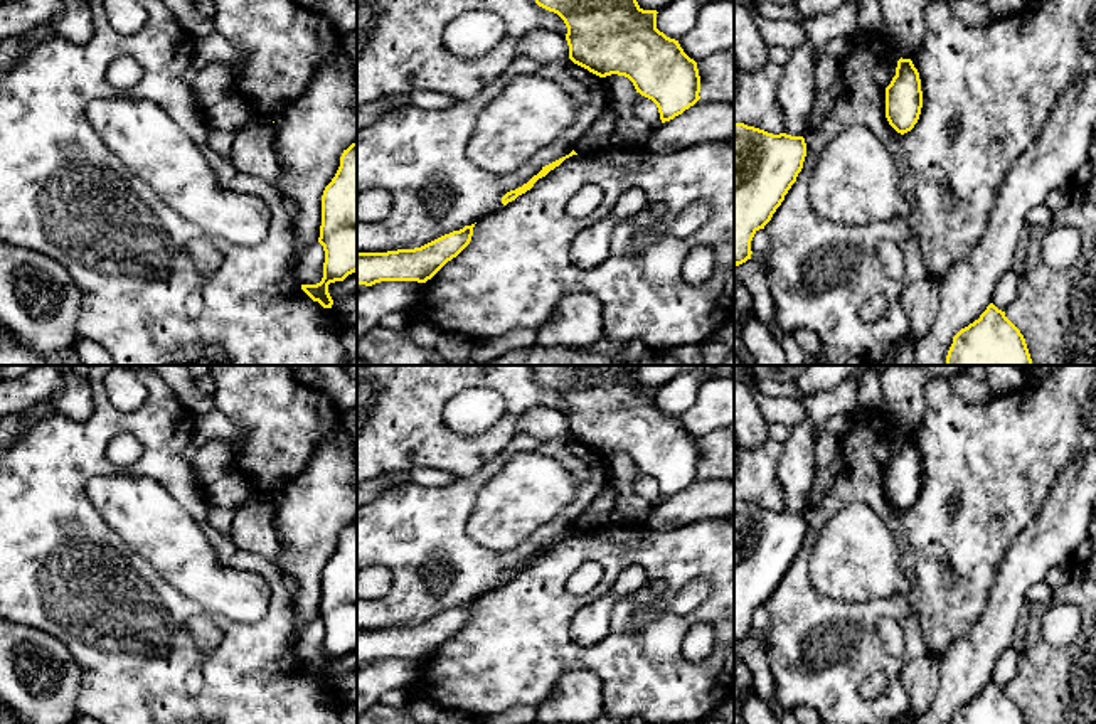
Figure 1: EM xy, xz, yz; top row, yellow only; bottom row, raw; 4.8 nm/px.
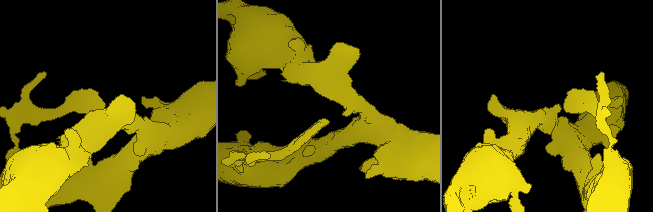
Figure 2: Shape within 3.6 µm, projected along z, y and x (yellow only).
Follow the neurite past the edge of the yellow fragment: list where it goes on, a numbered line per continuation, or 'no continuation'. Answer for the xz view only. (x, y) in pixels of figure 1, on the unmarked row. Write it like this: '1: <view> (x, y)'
no continuation

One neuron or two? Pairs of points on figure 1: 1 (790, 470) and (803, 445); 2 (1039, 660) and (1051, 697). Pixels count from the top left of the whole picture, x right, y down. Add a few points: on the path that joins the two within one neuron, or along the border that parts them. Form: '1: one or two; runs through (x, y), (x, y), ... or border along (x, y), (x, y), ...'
1: one; runs through (797, 463), (798, 452)
2: one; runs through (1042, 669), (1051, 681), (1051, 689)

